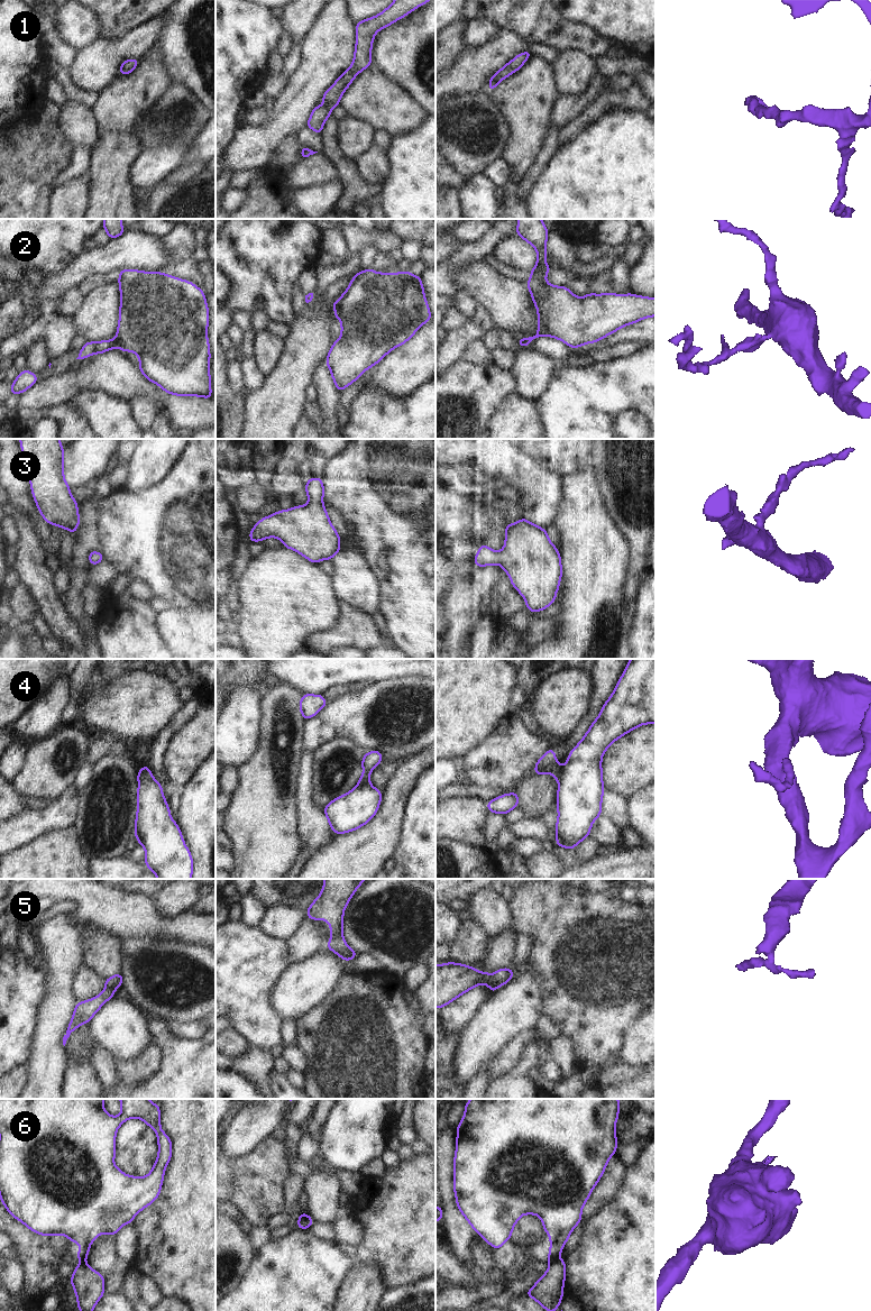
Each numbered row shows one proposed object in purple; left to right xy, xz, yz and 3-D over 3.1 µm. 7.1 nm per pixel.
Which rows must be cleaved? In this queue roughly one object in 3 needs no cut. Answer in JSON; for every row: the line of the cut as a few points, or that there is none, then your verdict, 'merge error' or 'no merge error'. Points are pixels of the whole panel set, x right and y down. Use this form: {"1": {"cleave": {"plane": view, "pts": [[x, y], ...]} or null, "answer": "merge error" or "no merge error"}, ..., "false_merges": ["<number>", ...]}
{"1": {"cleave": null, "answer": "no merge error"}, "2": {"cleave": {"plane": "xy", "pts": [[113, 339], [117, 346]]}, "answer": "merge error"}, "3": {"cleave": null, "answer": "no merge error"}, "4": {"cleave": {"plane": "yz", "pts": [[561, 768], [561, 779], [559, 782]]}, "answer": "merge error"}, "5": {"cleave": {"plane": "xz", "pts": [[341, 932], [331, 935]]}, "answer": "merge error"}, "6": {"cleave": {"plane": "yz", "pts": [[553, 1259], [549, 1263]]}, "answer": "merge error"}, "false_merges": ["2", "4", "5", "6"]}

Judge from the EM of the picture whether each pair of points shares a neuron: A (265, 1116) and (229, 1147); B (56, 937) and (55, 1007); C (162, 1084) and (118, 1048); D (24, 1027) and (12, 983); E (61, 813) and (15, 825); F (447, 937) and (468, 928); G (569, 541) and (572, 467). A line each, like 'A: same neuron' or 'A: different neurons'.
A: same neuron
B: same neuron
C: different neurons
D: same neuron
E: same neuron
F: different neurons
G: different neurons

